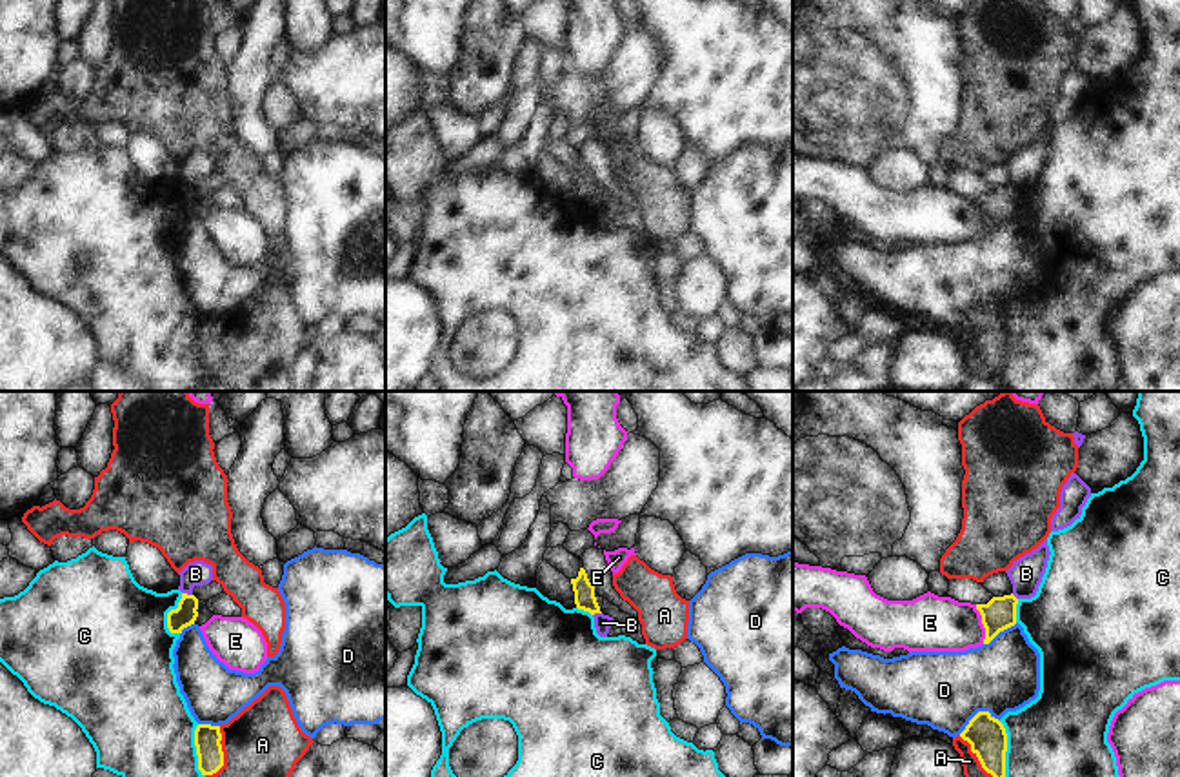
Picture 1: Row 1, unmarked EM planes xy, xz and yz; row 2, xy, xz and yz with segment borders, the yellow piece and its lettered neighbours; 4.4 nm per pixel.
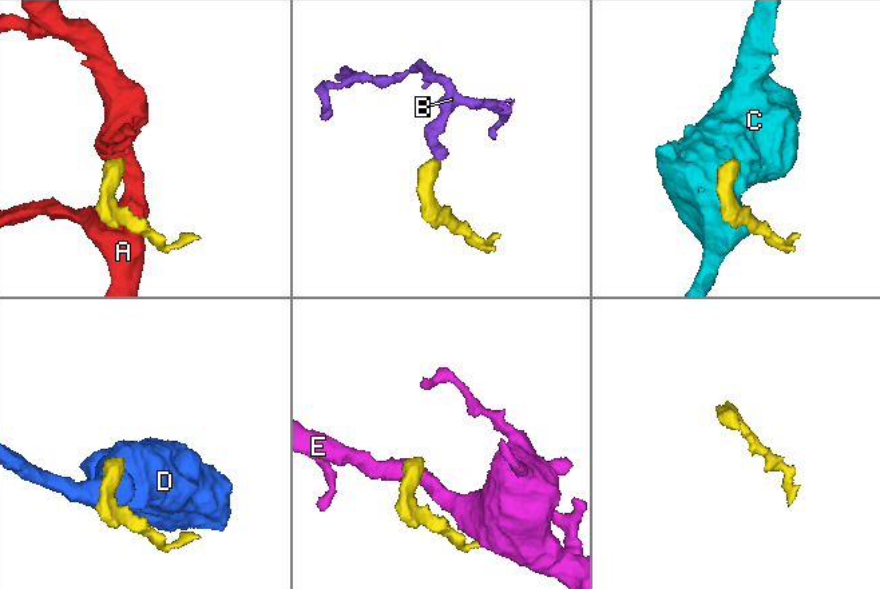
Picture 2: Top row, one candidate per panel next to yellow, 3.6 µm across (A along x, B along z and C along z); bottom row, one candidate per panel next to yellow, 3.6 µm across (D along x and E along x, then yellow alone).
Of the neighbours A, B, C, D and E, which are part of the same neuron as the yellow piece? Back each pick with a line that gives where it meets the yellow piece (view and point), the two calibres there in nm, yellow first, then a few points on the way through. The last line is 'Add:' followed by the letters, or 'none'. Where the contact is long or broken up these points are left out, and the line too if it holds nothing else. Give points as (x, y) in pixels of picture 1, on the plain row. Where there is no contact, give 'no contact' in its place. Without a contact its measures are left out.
Add: none

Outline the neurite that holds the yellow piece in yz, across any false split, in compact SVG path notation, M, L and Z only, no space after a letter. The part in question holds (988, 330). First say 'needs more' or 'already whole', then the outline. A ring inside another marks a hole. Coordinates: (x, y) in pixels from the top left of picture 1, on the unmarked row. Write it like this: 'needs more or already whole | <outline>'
already whole | M978 304L960 326L971 337L982 360L1000 375L1005 369L1007 326L989 304Z

